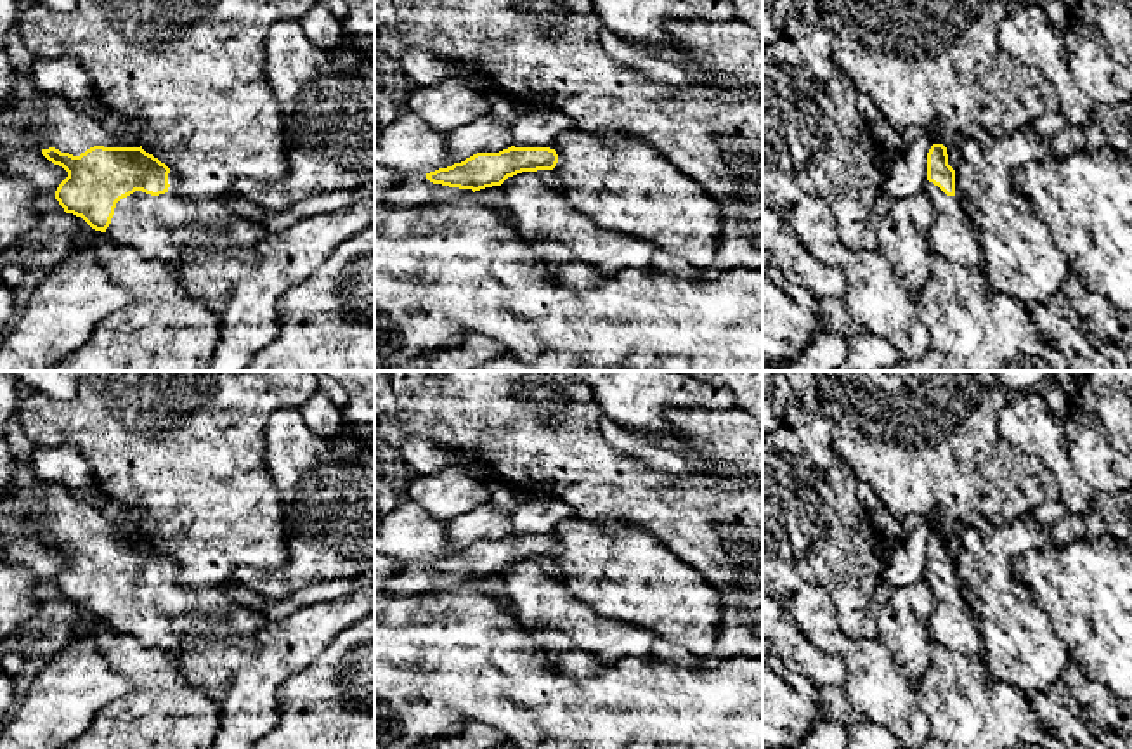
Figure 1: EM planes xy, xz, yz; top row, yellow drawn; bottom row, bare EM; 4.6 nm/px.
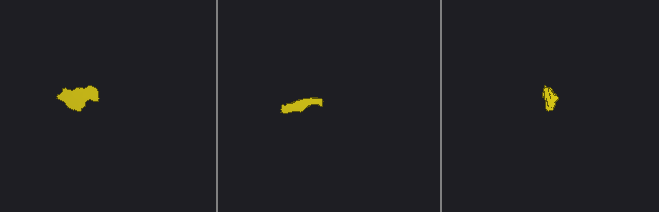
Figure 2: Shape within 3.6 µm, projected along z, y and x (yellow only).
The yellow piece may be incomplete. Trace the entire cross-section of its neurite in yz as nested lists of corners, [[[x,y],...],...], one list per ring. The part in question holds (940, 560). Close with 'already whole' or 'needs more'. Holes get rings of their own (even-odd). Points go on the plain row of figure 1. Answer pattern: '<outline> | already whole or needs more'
[[[933,532],[927,541],[924,581],[933,591],[934,607],[929,617],[933,640],[967,657],[979,657],[983,638],[978,619],[955,586],[955,558],[948,553],[947,536]]] | needs more

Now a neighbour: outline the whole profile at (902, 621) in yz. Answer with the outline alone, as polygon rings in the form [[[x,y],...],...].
[[[922,577],[914,584],[893,588],[875,617],[877,633],[915,692],[931,661],[934,640],[929,617],[933,607],[933,591]]]

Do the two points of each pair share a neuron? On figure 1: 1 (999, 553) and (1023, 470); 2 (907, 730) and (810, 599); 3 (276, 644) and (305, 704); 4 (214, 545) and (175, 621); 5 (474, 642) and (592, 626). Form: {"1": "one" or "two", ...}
{"1": "two", "2": "one", "3": "two", "4": "two", "5": "two"}

